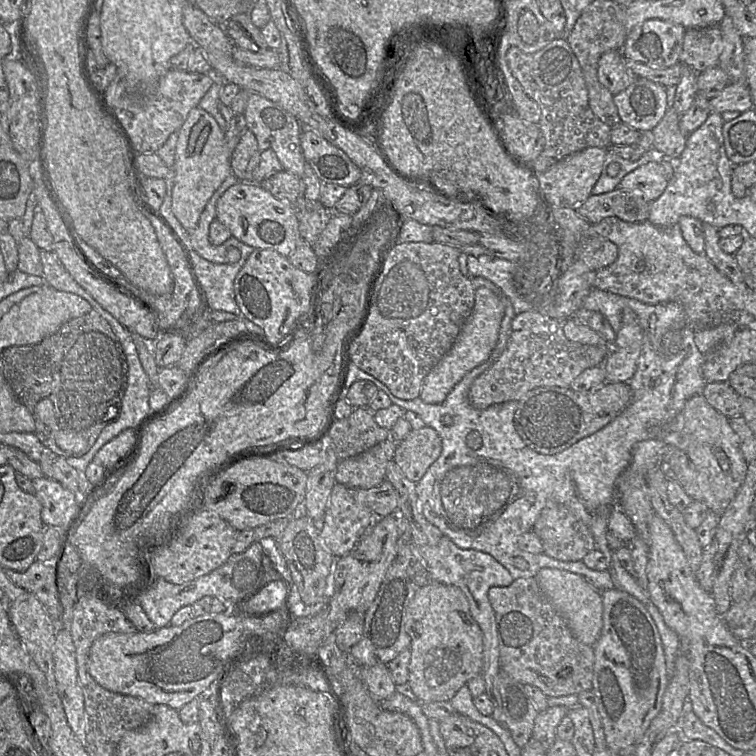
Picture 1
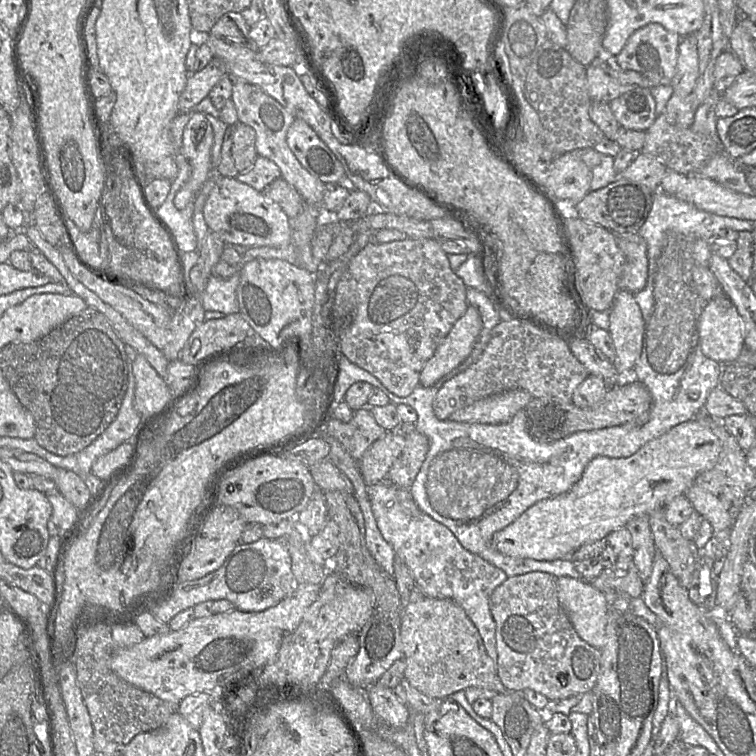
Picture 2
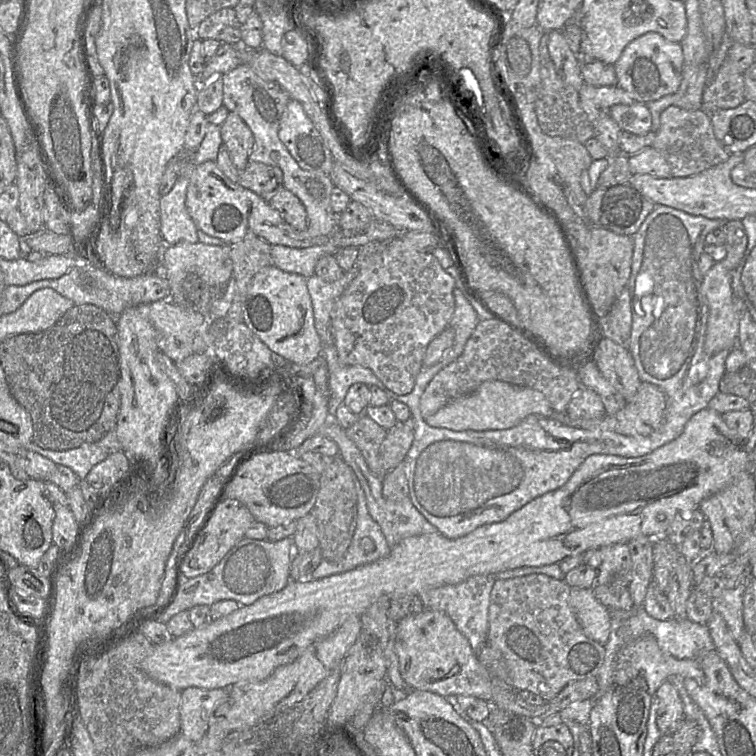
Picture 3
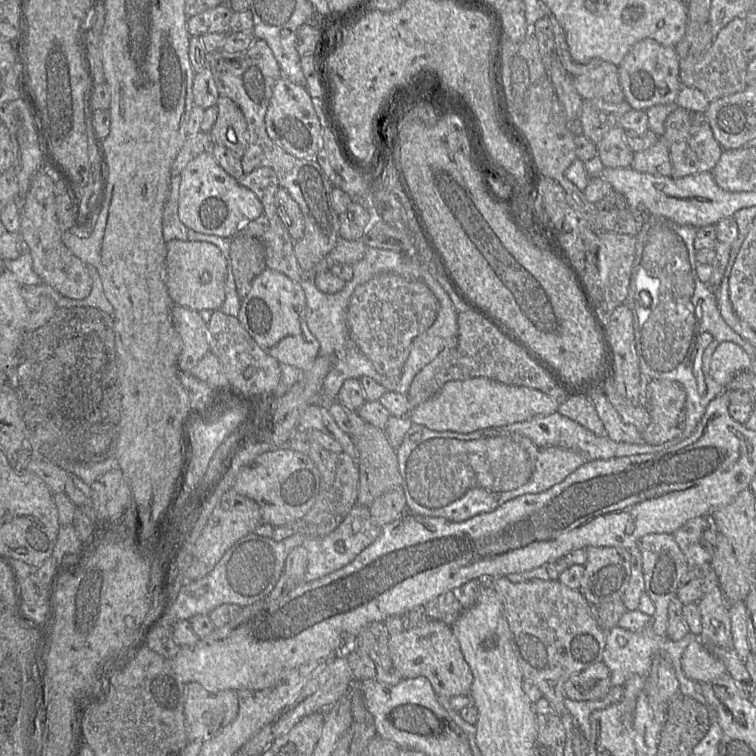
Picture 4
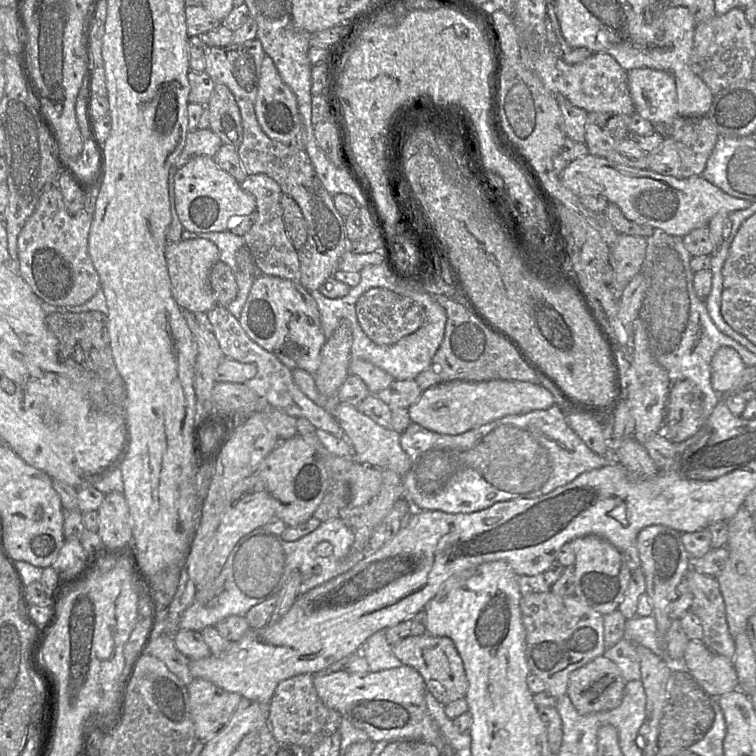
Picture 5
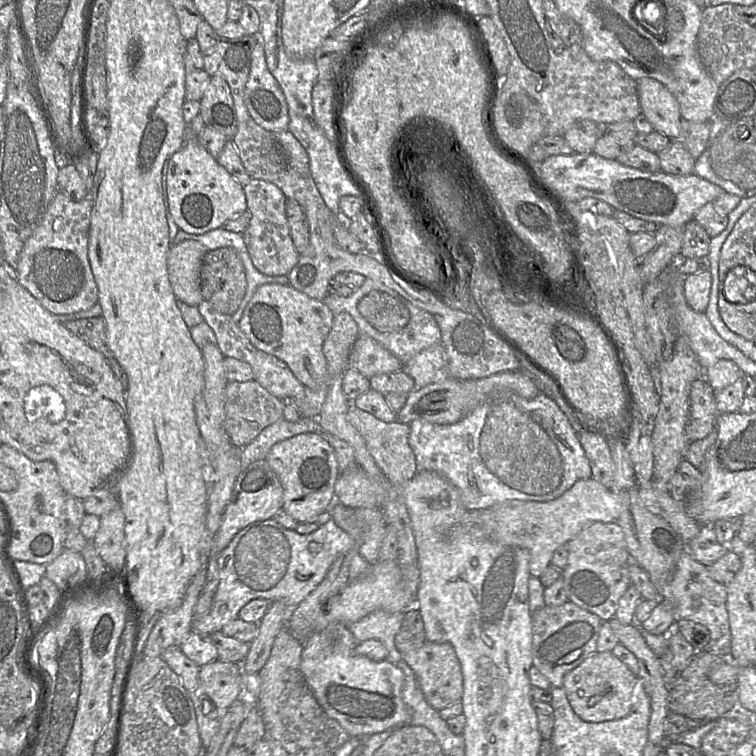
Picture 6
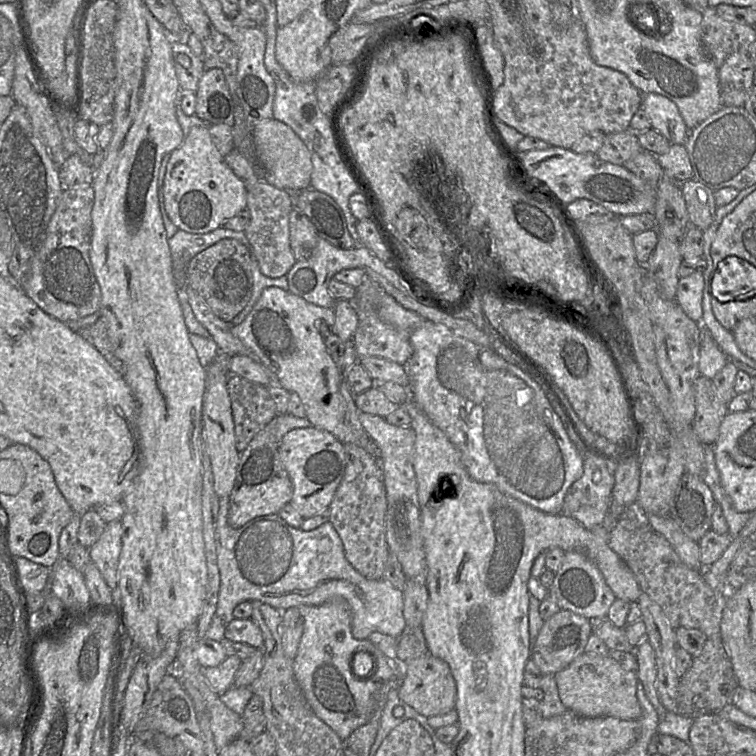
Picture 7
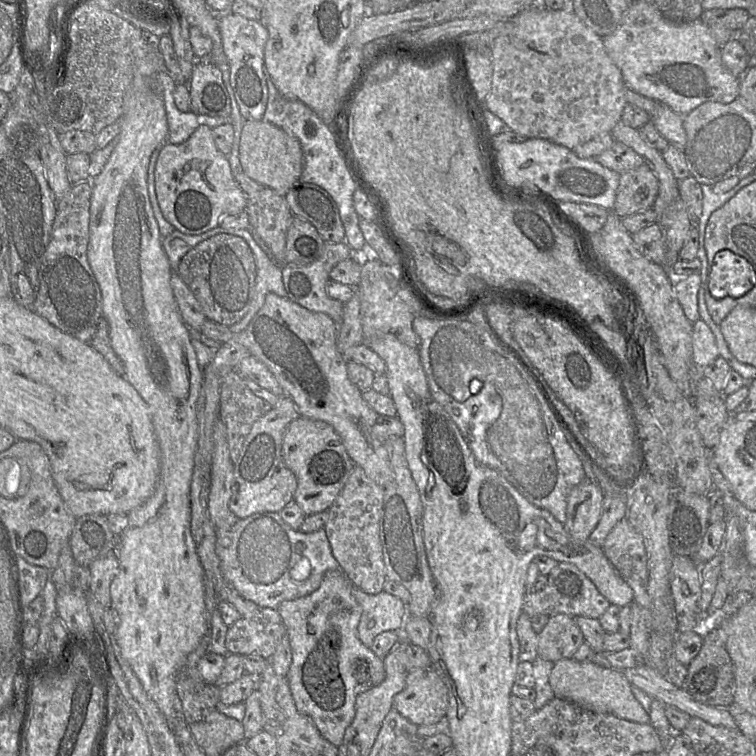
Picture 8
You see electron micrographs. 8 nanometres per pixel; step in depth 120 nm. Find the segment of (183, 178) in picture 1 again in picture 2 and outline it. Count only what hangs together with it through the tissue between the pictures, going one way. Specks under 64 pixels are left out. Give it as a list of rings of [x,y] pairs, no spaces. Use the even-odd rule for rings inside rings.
[[[194,112],[187,123],[183,136],[181,152],[187,158],[191,166],[191,175],[174,198],[174,205],[177,209],[183,210],[189,203],[194,203],[196,195],[207,180],[211,166],[211,147],[213,144],[213,129],[205,115],[201,112]]]

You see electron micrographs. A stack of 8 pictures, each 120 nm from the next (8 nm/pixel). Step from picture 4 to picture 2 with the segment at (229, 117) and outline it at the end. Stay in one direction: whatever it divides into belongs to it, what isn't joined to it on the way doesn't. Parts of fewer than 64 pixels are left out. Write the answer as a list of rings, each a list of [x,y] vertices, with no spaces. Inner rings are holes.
[[[239,121],[229,126],[233,126],[231,151],[235,167],[239,173],[247,172],[258,157],[255,131]]]

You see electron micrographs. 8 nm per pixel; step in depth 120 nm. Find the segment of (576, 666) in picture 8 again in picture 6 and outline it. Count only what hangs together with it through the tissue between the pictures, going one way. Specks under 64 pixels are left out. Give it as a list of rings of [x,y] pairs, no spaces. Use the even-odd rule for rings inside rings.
[[[595,652],[563,677],[563,688],[573,712],[583,721],[599,723],[626,717],[633,706],[633,689],[638,680],[612,652]]]

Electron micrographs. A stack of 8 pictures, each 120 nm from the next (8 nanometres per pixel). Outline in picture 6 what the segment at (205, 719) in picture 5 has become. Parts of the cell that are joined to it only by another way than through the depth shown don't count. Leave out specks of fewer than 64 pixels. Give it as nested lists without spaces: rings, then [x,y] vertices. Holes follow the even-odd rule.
[[[219,659],[200,667],[200,691],[212,701],[219,712],[226,711],[236,700],[242,698],[241,671],[241,663],[224,662]]]

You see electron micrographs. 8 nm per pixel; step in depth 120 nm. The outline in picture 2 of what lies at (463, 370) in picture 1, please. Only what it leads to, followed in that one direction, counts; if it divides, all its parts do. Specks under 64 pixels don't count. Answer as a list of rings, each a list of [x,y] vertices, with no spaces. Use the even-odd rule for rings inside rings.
[[[469,305],[465,313],[454,323],[434,355],[425,363],[420,374],[420,384],[431,387],[458,367],[471,353],[481,329],[482,320],[479,311]]]

